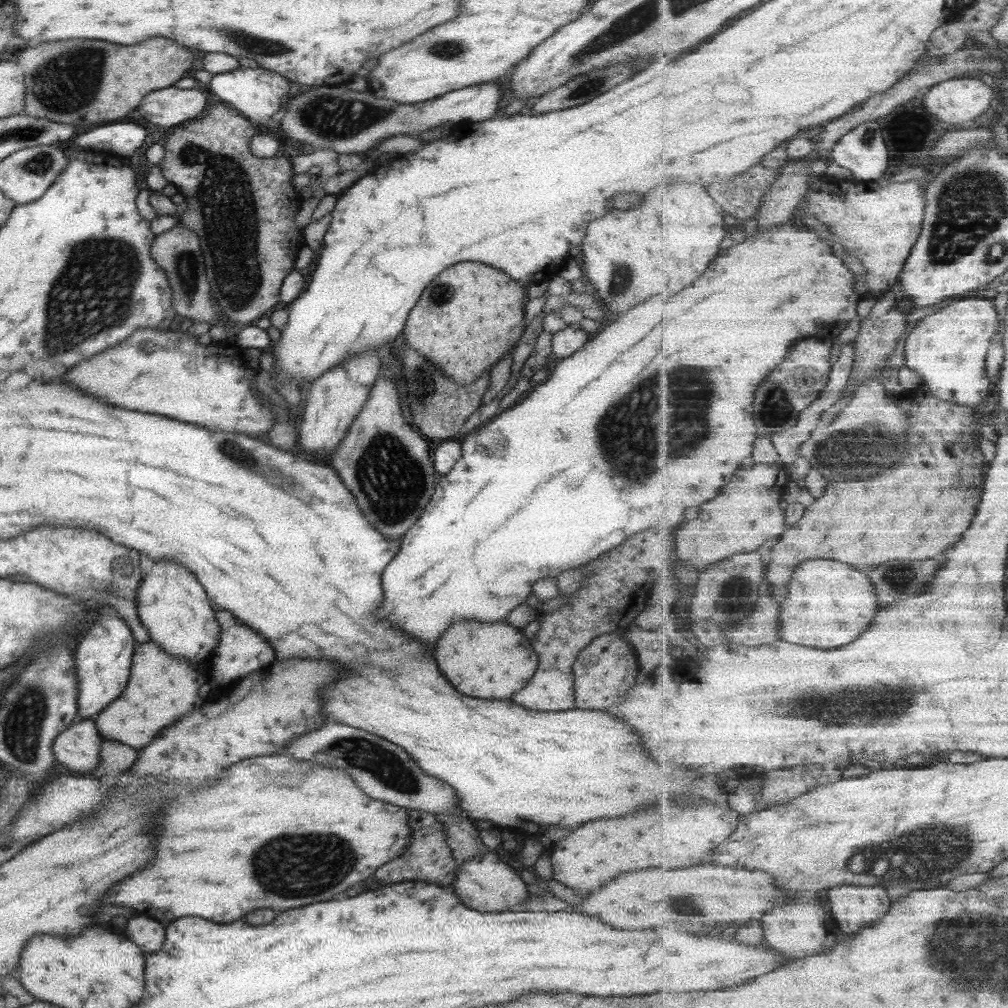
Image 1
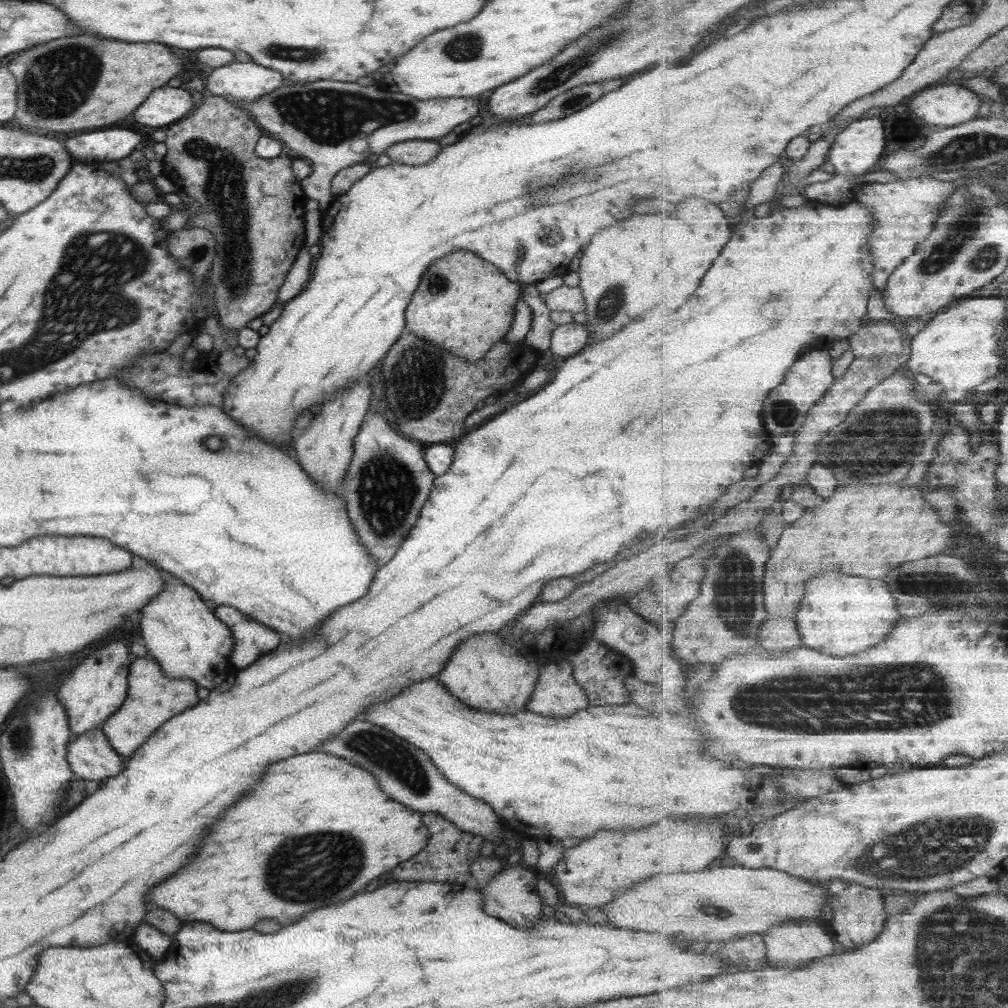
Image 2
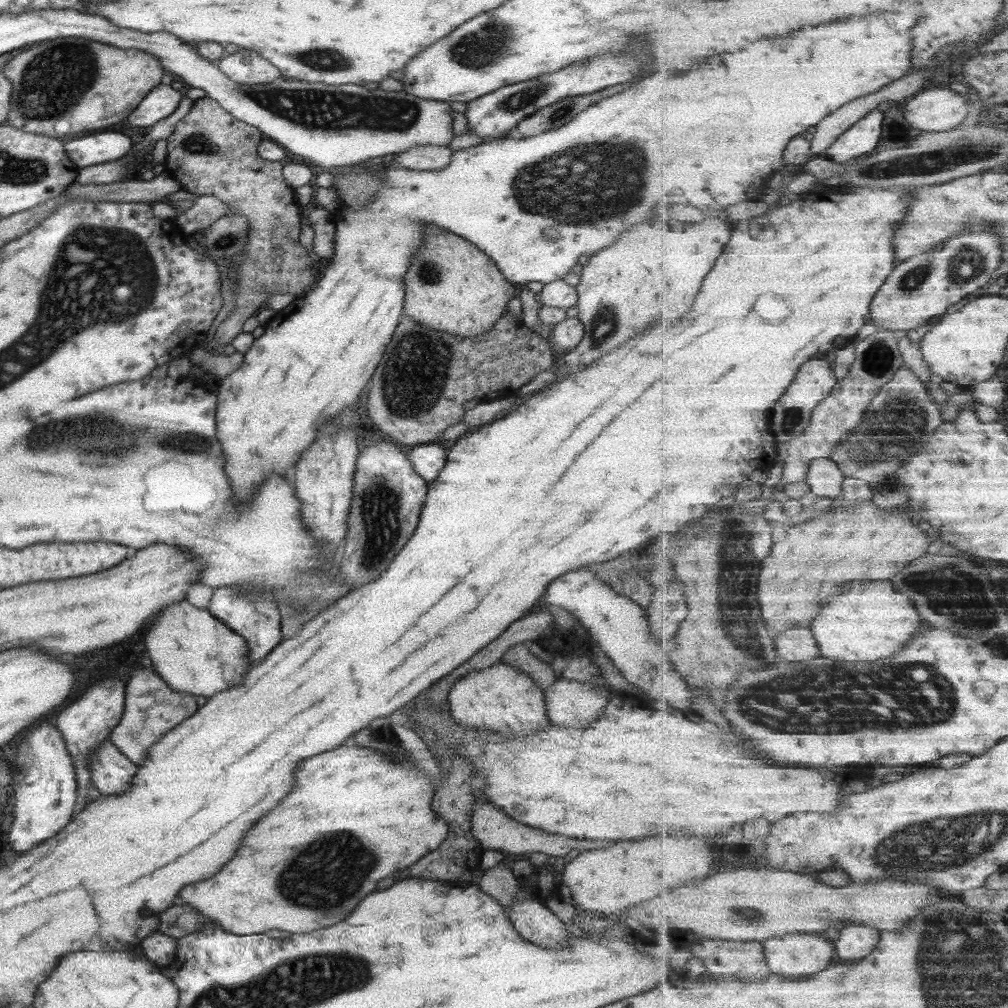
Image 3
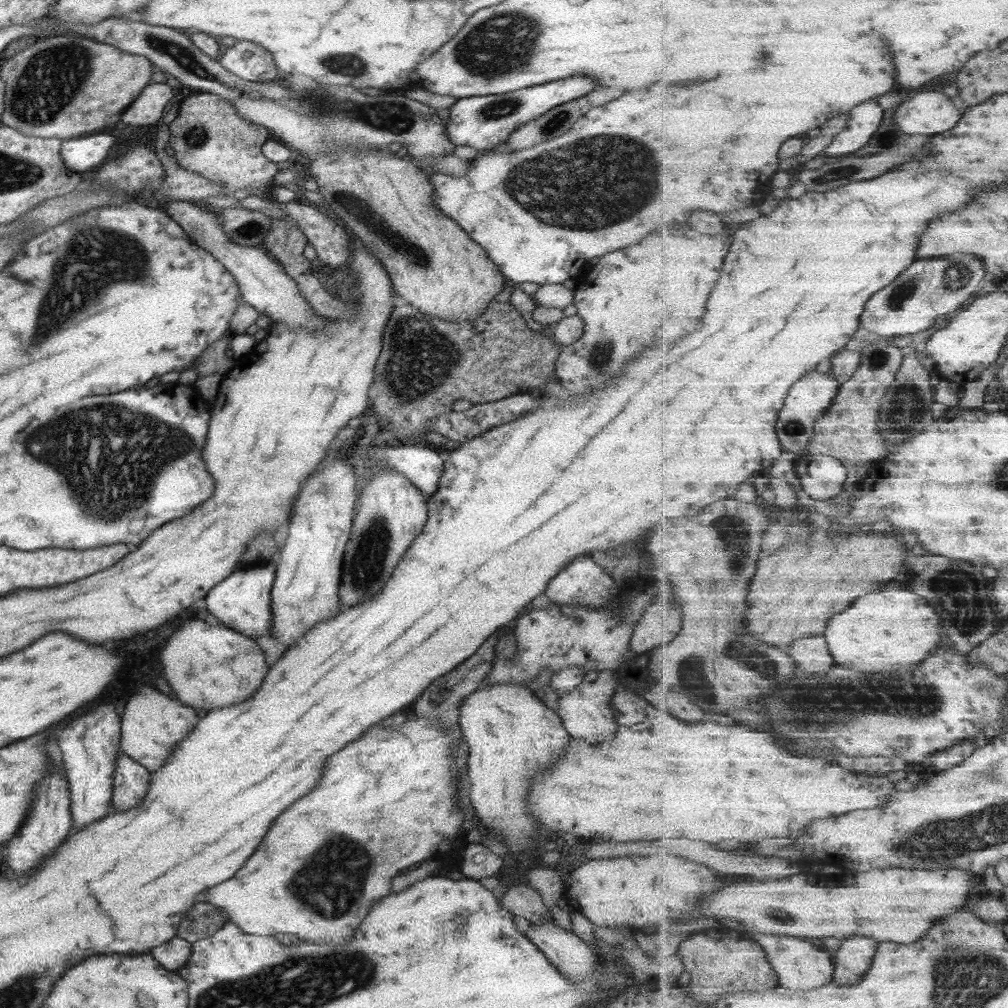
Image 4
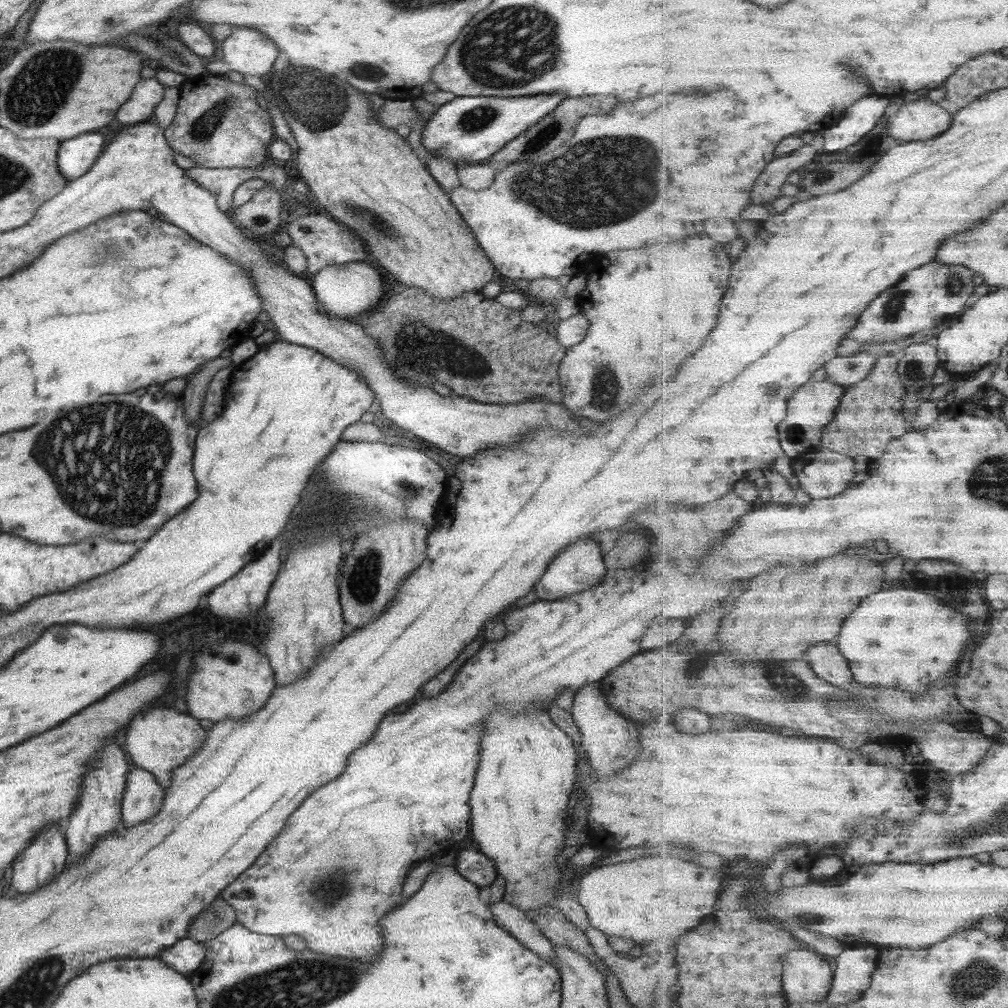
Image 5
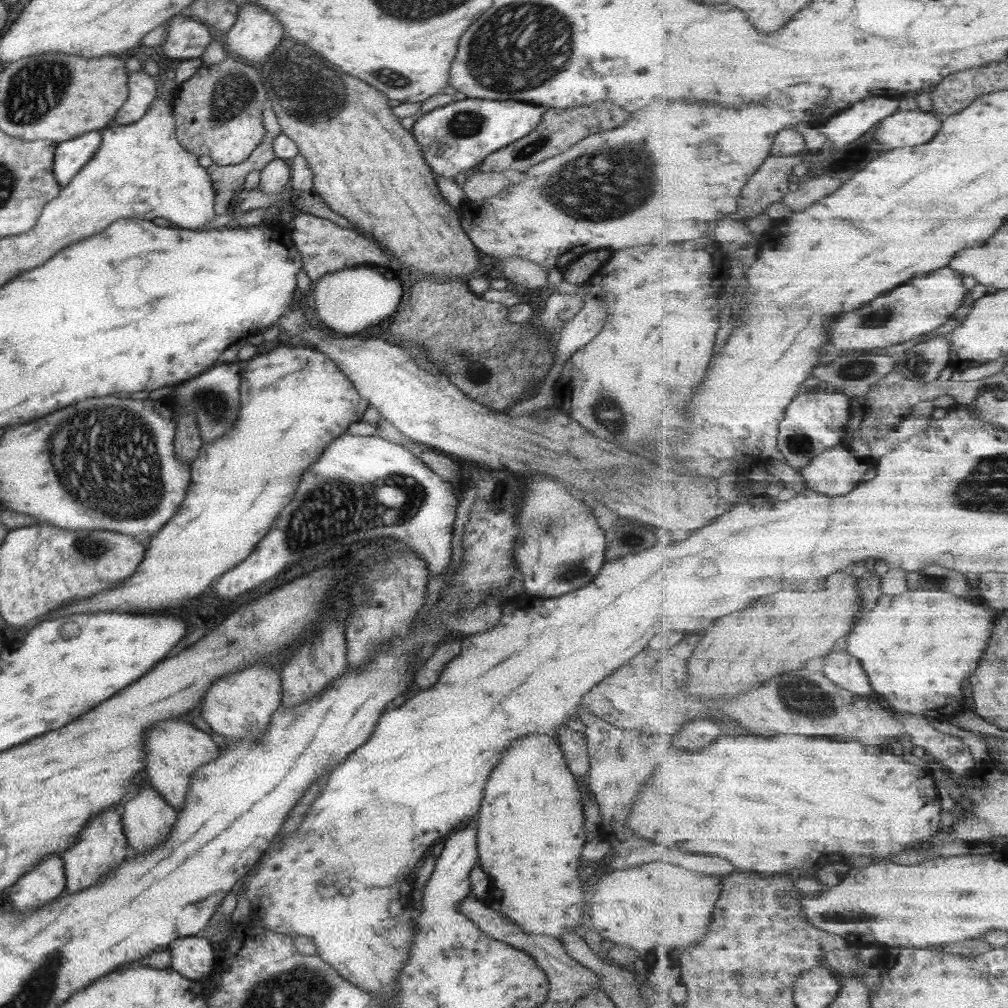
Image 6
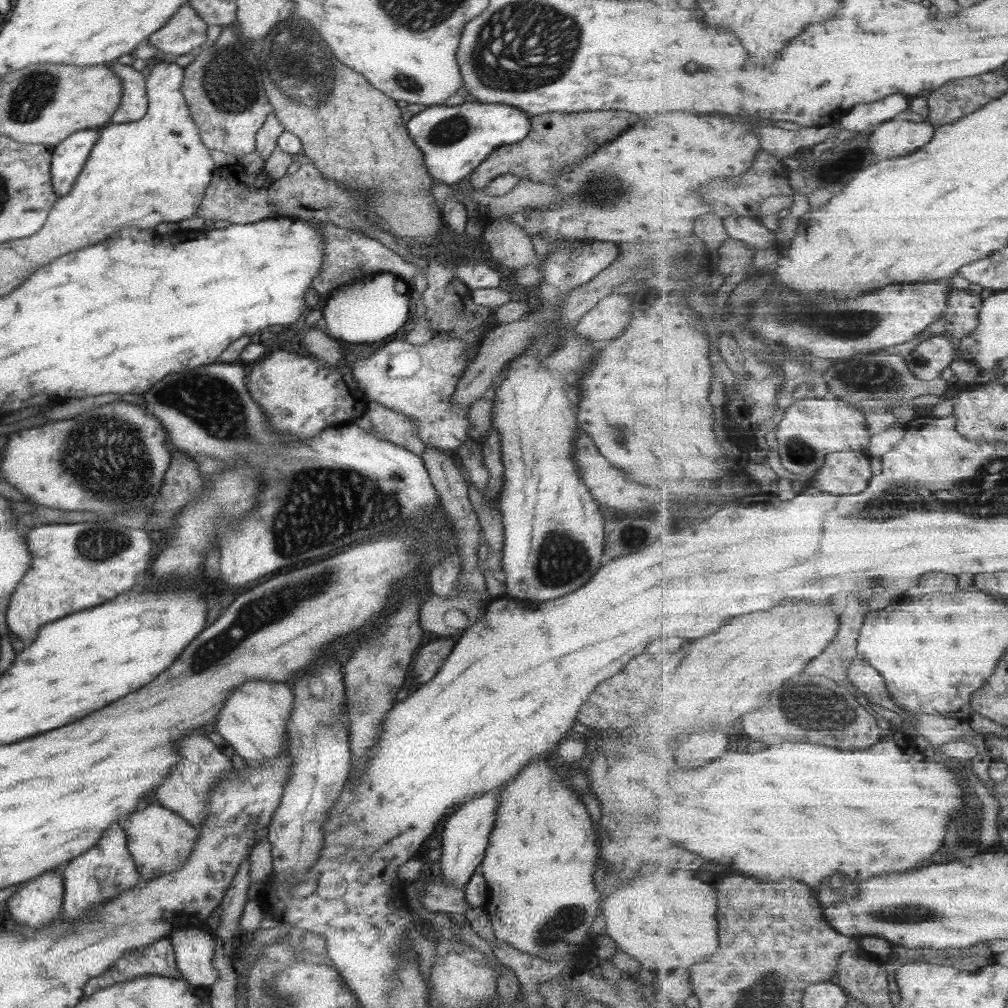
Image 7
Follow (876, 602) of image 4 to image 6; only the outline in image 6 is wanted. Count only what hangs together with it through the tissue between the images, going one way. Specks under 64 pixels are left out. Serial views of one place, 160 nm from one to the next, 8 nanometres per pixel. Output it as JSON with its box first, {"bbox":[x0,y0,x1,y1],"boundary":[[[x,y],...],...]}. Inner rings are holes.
{"bbox":[847,590,995,719],"boundary":[[[909,590],[901,596],[881,596],[879,604],[875,606],[875,610],[867,612],[859,622],[856,623],[857,628],[853,630],[853,634],[847,638],[847,651],[853,654],[855,658],[861,660],[865,672],[869,674],[869,680],[873,684],[873,688],[879,692],[877,696],[883,696],[886,704],[891,704],[893,712],[909,712],[913,714],[921,714],[922,716],[931,716],[936,719],[947,719],[953,716],[957,711],[964,709],[963,692],[961,692],[961,682],[965,678],[969,678],[979,668],[981,657],[989,648],[989,640],[993,636],[993,628],[995,627],[995,614],[991,610],[985,610],[979,604],[973,604],[969,598],[959,598],[951,592],[943,592],[943,590]]]}

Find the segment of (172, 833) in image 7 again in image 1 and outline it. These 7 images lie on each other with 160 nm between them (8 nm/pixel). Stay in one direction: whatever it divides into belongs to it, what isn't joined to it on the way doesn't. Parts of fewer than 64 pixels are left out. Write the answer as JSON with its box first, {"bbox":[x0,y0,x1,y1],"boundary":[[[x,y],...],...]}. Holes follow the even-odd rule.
{"bbox":[53,719,101,772],"boundary":[[[76,719],[53,741],[54,759],[75,772],[93,772],[100,761],[101,738],[92,719]]]}

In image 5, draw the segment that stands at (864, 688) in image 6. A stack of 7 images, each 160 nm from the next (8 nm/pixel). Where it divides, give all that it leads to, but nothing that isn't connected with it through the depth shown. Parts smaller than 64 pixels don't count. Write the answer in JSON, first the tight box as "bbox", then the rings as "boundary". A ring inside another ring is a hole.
{"bbox":[807,641,853,689],"boundary":[[[825,641],[825,644],[813,646],[807,656],[815,674],[831,682],[833,686],[845,689],[853,682],[853,672],[849,668],[849,662],[843,658],[843,654],[833,642],[827,644]]]}

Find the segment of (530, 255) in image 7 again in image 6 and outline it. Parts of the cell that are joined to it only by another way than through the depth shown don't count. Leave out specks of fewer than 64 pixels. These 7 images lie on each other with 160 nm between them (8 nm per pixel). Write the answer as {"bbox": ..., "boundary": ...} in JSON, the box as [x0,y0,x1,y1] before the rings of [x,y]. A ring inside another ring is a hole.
{"bbox":[498,257,547,288],"boundary":[[[505,257],[498,261],[506,278],[522,288],[539,288],[546,285],[547,270],[537,263],[521,257]]]}

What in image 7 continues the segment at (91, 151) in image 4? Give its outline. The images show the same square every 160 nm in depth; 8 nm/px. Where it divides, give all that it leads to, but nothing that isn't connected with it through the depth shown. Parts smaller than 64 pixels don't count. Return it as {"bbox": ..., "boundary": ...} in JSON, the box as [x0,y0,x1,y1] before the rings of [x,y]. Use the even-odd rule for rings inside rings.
{"bbox":[50,130,97,197],"boundary":[[[78,130],[52,147],[50,183],[58,197],[71,190],[97,137],[95,130]]]}

